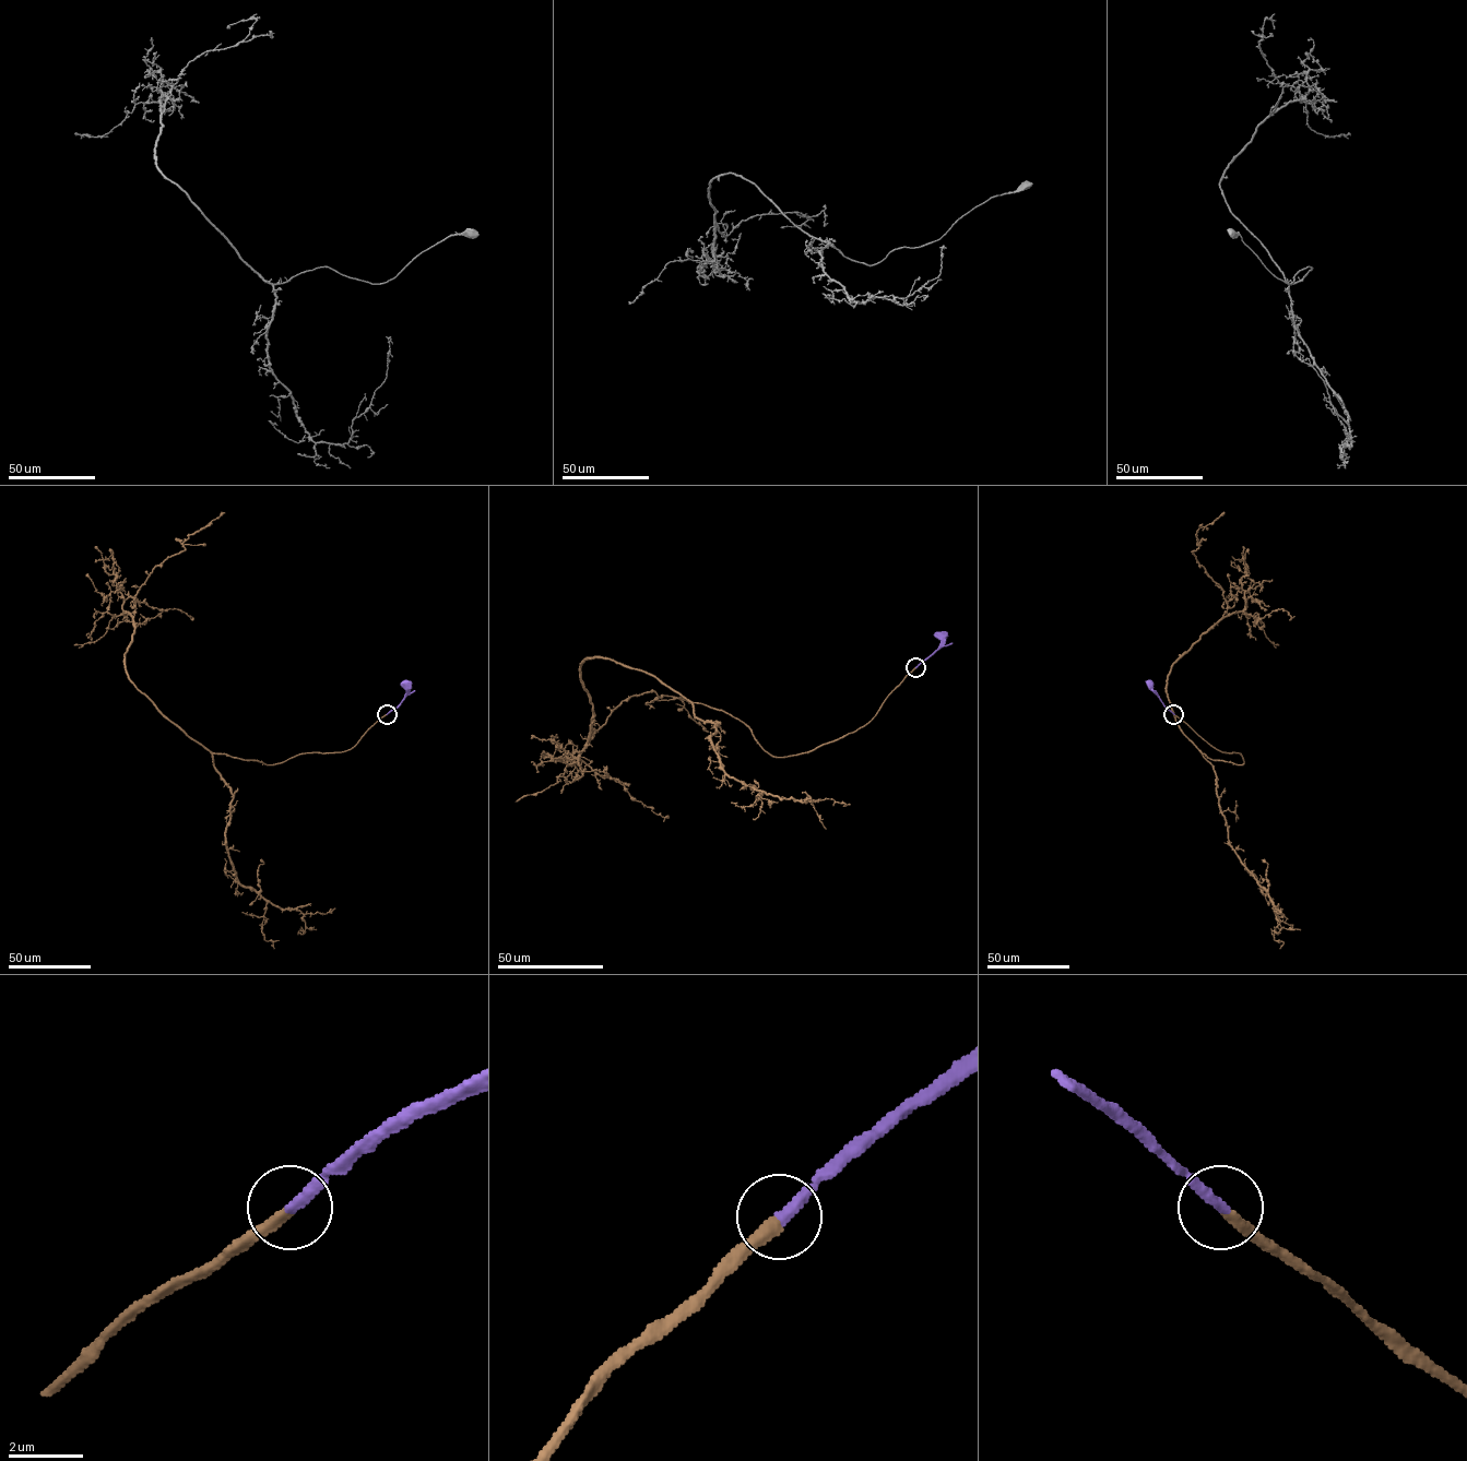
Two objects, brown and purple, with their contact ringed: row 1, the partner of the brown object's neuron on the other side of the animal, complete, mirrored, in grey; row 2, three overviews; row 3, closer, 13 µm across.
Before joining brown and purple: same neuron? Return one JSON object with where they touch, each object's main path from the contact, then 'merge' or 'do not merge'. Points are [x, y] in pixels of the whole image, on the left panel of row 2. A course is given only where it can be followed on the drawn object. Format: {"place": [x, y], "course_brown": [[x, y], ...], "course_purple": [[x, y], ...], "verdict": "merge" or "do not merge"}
{"place": [387, 714], "course_brown": [[387, 714], [350, 749], [267, 764], [211, 753], [138, 689], [125, 664], [138, 591], [224, 513]], "course_purple": [[387, 714], [403, 699], [407, 684]], "verdict": "merge"}

